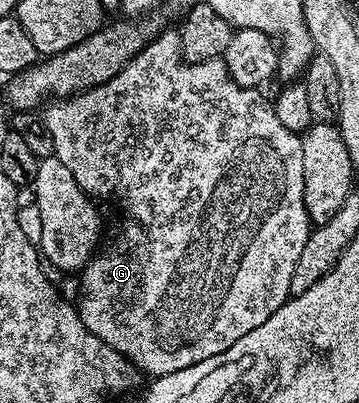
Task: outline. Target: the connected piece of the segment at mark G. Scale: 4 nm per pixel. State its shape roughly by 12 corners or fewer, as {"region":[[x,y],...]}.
{"region":[[150,38],[50,101],[121,231],[86,328],[142,375],[291,297],[301,134]]}

